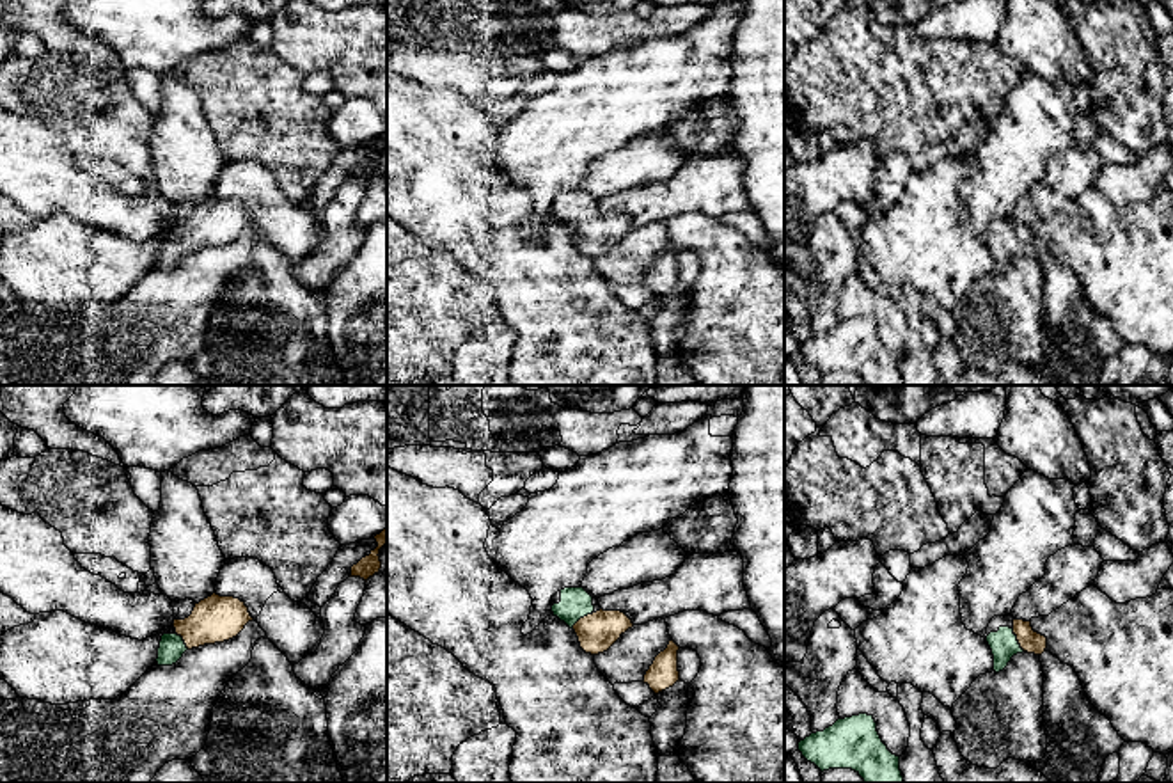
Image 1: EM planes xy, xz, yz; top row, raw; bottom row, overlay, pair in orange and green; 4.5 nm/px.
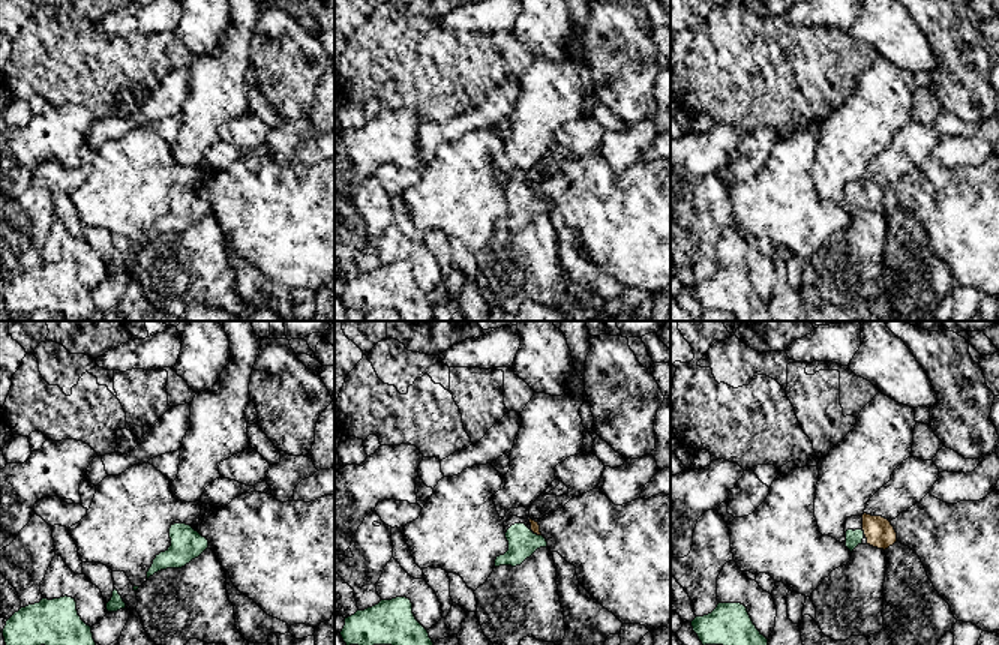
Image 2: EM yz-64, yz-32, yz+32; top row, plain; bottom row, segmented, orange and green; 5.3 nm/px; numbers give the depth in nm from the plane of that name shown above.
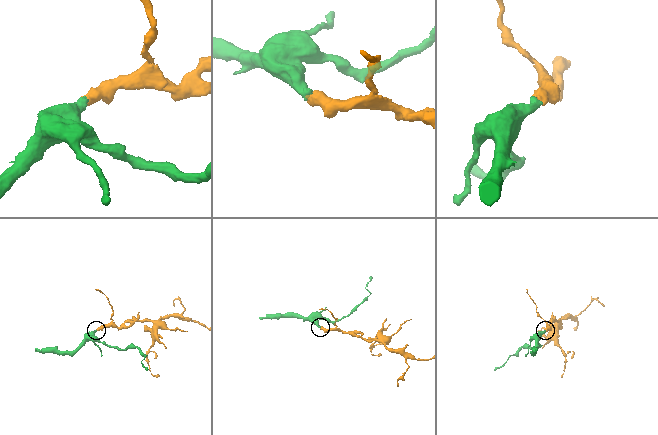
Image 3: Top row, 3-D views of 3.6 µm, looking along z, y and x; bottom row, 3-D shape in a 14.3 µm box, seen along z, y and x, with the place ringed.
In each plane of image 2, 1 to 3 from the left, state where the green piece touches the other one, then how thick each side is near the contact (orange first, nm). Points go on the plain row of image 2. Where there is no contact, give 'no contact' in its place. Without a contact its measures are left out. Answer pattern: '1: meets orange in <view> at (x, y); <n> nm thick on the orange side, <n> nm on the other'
1: no contact
2: meets orange in yz-32 at (536, 197); 50 nm thick on the orange side, 160 nm on the other
3: meets orange in yz+32 at (864, 197); 160 nm thick on the orange side, 80 nm on the other

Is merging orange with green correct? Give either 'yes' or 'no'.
yes

